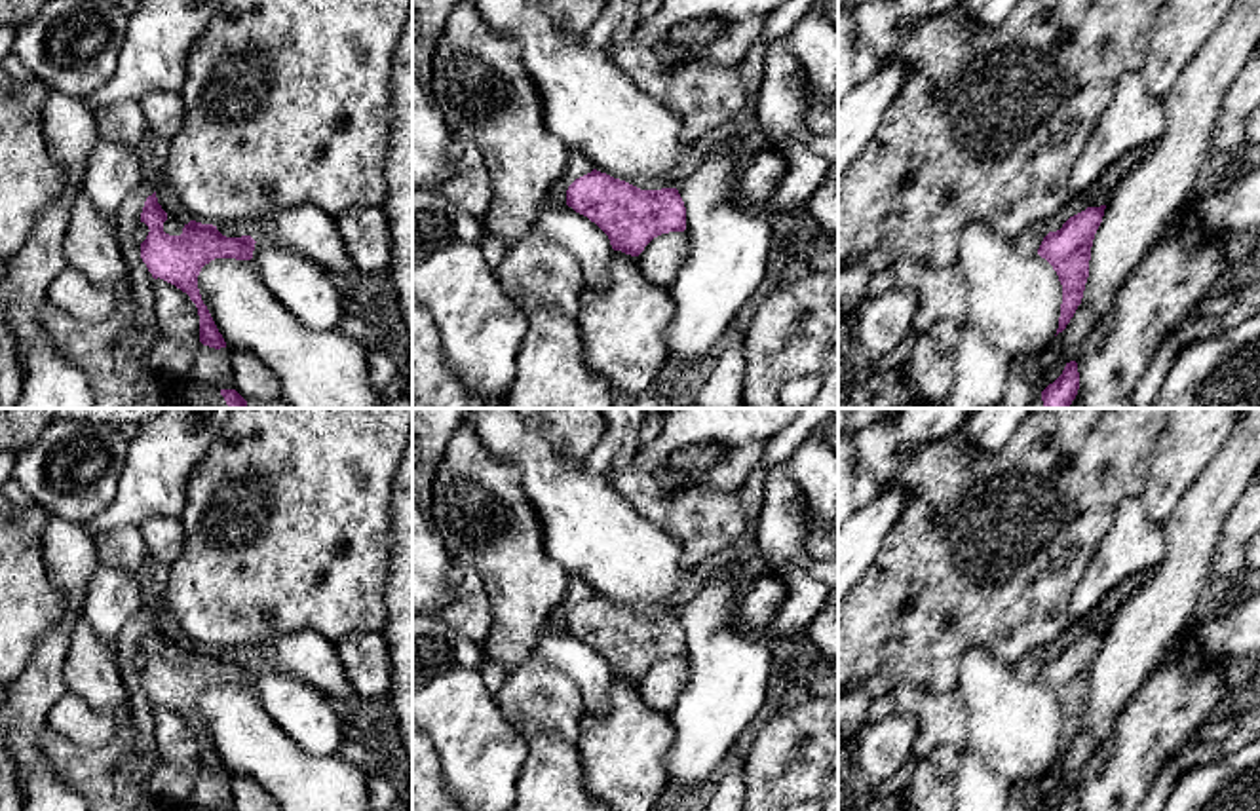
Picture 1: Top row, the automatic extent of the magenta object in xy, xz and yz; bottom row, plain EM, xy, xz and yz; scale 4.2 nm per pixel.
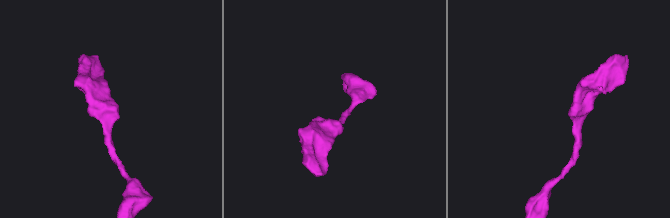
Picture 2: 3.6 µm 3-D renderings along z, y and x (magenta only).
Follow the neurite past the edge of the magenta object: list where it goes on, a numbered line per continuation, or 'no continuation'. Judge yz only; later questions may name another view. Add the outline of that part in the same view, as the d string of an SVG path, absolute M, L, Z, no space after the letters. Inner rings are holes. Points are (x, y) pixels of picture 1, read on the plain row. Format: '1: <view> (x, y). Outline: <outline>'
no continuation

